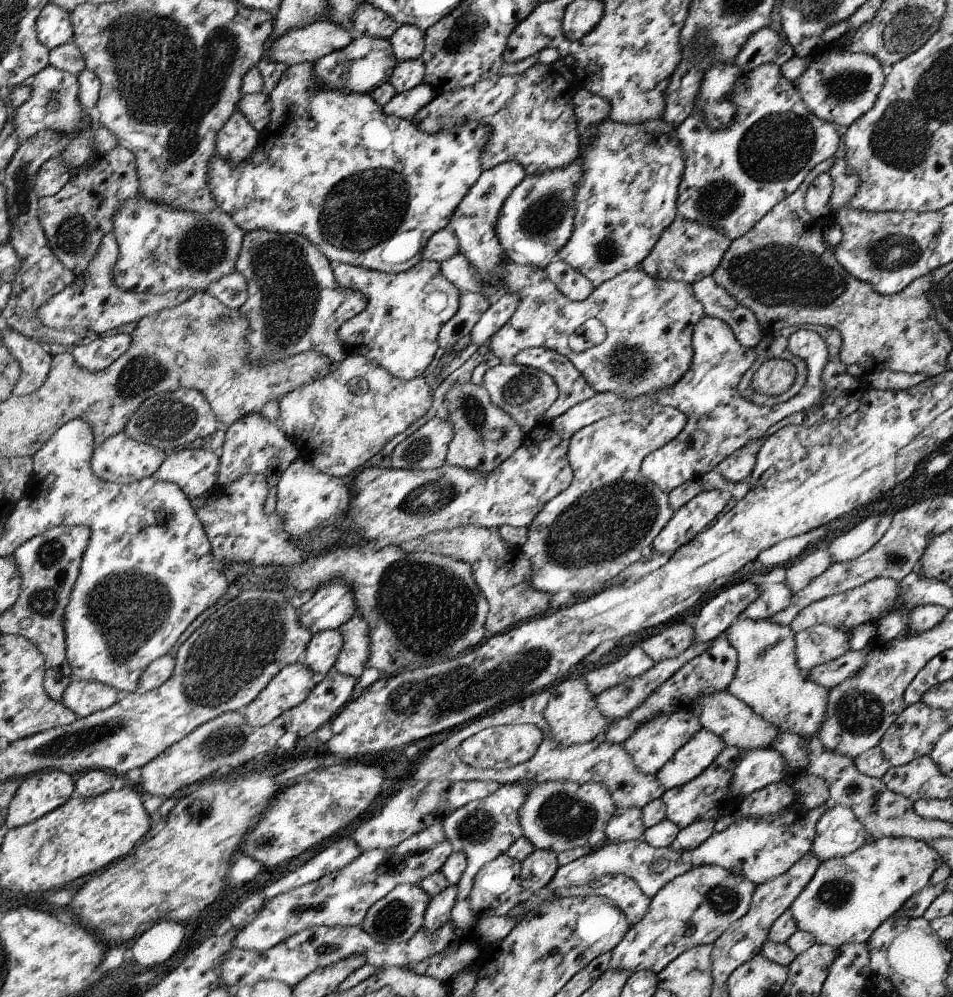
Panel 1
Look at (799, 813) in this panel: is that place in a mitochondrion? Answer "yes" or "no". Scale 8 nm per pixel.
no

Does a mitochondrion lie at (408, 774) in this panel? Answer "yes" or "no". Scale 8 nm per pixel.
no

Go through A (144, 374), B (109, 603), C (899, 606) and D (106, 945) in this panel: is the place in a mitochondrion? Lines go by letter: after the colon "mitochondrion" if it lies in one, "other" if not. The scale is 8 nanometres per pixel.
A: mitochondrion
B: mitochondrion
C: other
D: other

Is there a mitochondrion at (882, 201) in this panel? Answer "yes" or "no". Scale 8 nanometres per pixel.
no

